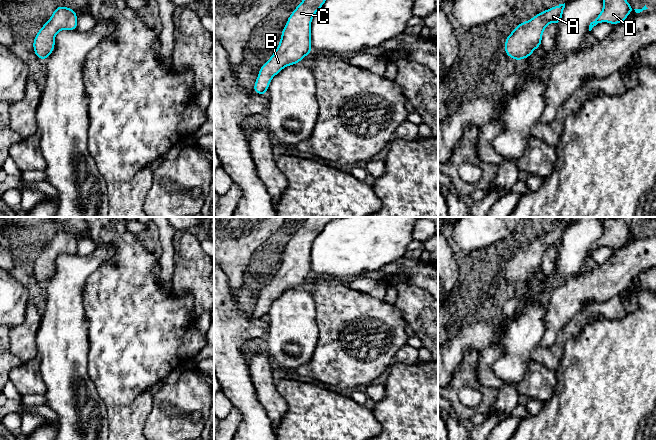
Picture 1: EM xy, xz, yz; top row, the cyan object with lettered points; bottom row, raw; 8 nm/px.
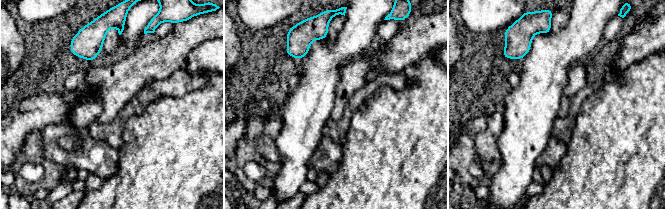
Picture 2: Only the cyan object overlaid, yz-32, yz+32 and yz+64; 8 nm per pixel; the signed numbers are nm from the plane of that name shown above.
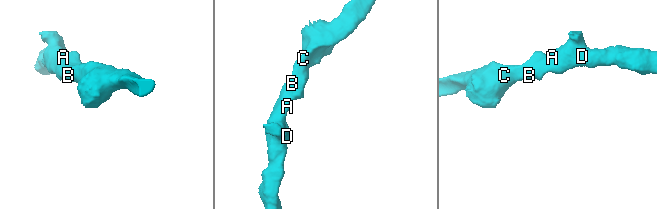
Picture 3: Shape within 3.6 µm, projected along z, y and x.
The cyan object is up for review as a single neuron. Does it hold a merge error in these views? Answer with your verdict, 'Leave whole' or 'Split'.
Leave whole

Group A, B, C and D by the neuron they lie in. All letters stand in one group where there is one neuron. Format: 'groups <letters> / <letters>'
groups A B C D

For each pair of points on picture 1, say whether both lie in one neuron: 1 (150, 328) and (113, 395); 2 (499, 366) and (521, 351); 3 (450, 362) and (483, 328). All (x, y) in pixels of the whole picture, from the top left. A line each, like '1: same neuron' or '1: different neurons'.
1: same neuron
2: same neuron
3: same neuron

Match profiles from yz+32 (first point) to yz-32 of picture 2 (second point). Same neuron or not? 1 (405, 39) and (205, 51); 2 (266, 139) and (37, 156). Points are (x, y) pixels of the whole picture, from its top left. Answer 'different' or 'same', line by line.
1: different
2: different

